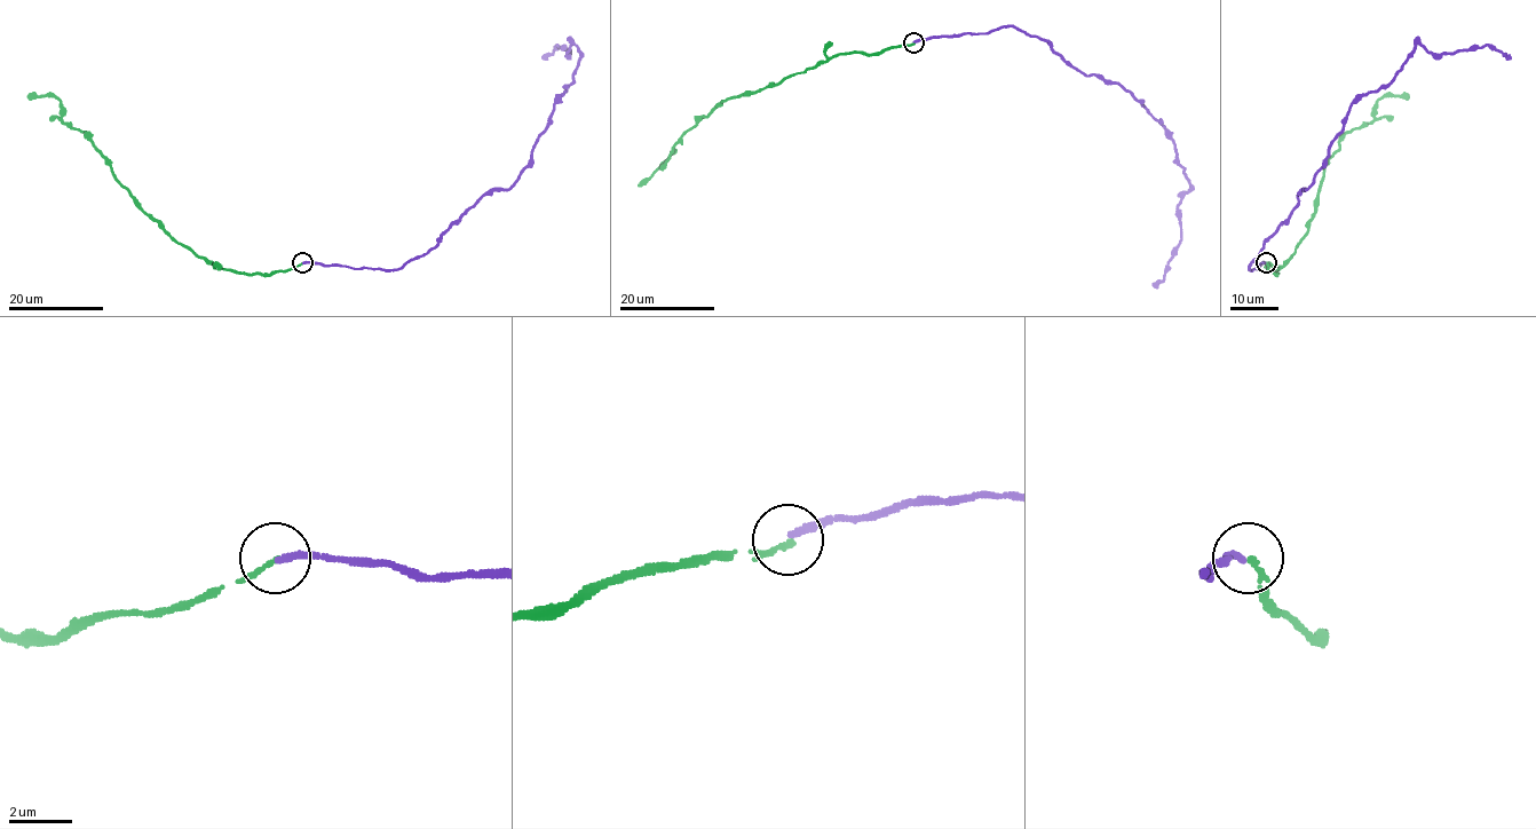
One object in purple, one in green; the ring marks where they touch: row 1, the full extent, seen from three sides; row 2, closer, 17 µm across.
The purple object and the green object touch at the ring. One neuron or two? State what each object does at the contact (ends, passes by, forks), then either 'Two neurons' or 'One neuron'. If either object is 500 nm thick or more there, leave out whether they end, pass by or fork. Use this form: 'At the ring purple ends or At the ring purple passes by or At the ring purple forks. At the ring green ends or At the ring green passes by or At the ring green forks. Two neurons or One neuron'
At the ring purple ends. At the ring green ends. Two neurons

